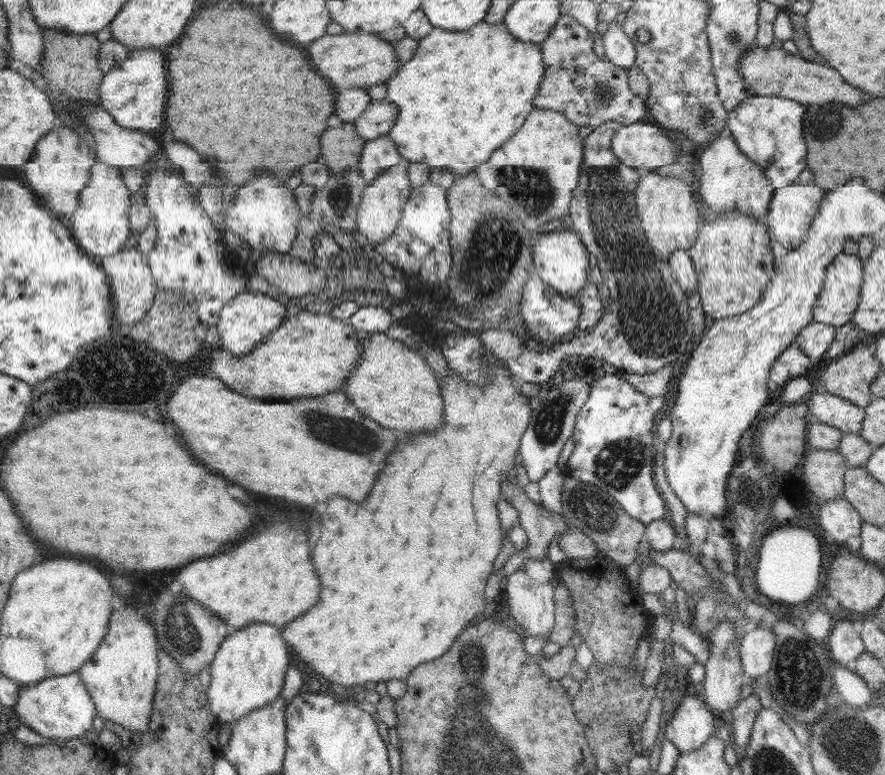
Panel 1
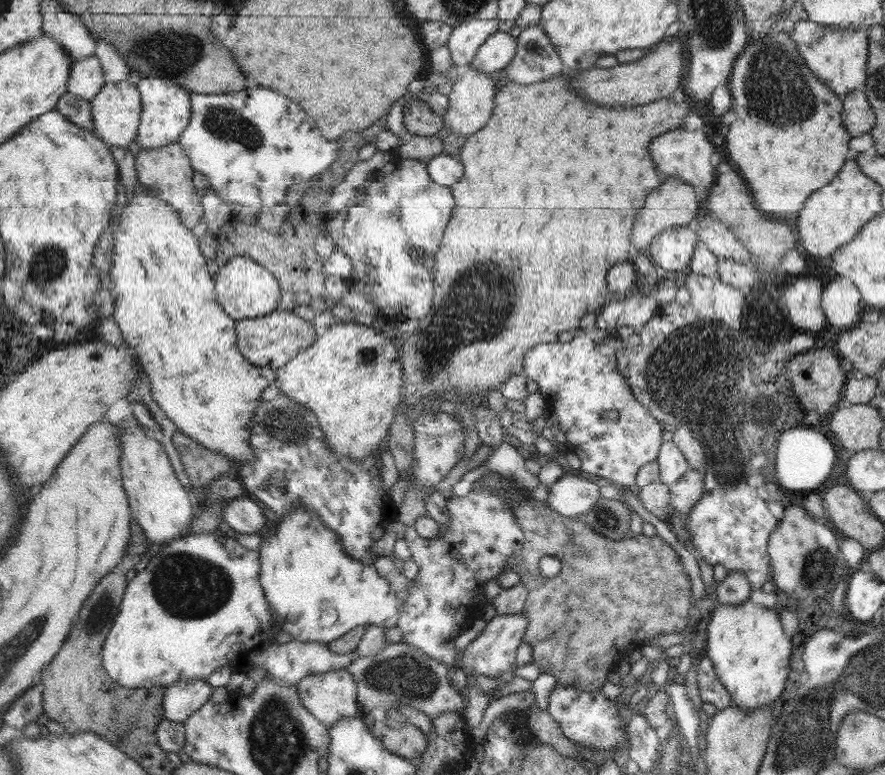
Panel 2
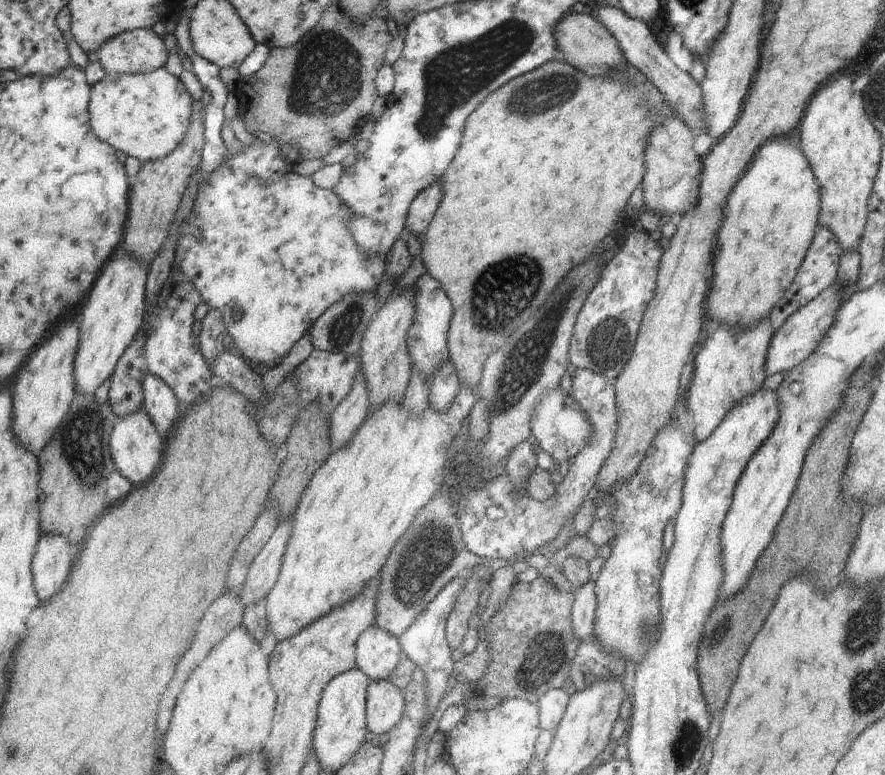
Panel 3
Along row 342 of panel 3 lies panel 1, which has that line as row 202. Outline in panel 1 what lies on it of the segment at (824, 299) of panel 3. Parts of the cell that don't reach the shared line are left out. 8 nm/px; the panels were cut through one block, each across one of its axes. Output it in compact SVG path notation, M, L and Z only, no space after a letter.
M812 183L804 184L804 186L792 184L785 188L774 189L769 204L769 213L766 220L762 220L767 226L767 233L772 243L779 244L786 251L795 249L802 244L809 226L817 215L820 201L825 194L826 190Z

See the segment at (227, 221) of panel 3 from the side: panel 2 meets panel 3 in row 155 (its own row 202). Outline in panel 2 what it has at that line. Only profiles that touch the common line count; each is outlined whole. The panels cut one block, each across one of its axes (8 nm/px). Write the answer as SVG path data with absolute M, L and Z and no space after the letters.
M256 86L248 92L192 93L190 103L191 118L178 142L194 171L206 176L216 195L228 203L254 208L282 204L288 187L310 181L338 159L338 142L328 140L298 104L278 92Z

